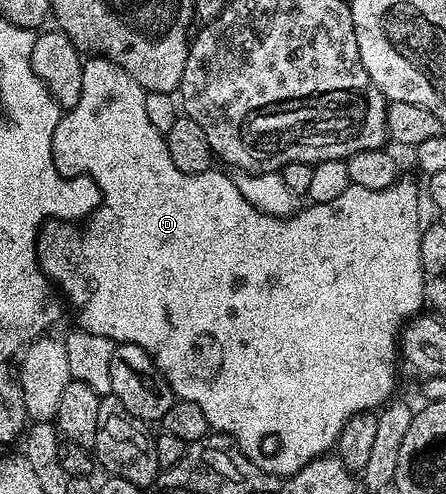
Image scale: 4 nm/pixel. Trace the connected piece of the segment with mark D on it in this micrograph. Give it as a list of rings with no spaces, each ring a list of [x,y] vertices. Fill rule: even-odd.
[[[89,57],[84,60],[83,93],[79,93],[78,103],[70,111],[62,114],[59,125],[55,129],[55,133],[53,134],[53,160],[55,161],[55,169],[61,175],[66,177],[88,175],[89,178],[93,179],[95,185],[99,185],[99,189],[101,190],[101,204],[88,219],[84,220],[82,227],[85,228],[82,231],[77,228],[80,226],[70,225],[65,221],[46,222],[37,236],[37,262],[40,263],[42,271],[59,288],[60,294],[64,296],[67,303],[67,298],[69,298],[70,305],[77,310],[77,319],[81,322],[78,323],[80,330],[90,331],[99,337],[107,337],[113,340],[114,344],[134,343],[135,345],[139,345],[139,349],[143,349],[152,357],[154,365],[159,369],[159,373],[163,373],[167,385],[171,385],[174,396],[183,401],[191,401],[191,405],[199,405],[199,409],[203,409],[203,417],[207,417],[209,426],[214,432],[230,435],[237,442],[237,447],[242,453],[252,463],[259,465],[259,469],[263,469],[267,473],[278,477],[288,477],[299,469],[306,467],[313,460],[328,456],[336,448],[337,439],[343,433],[343,429],[352,415],[376,412],[394,398],[393,390],[397,387],[396,360],[398,361],[399,359],[399,332],[410,319],[414,318],[424,308],[421,306],[425,303],[425,282],[427,282],[427,276],[423,269],[423,261],[419,261],[419,241],[421,240],[423,222],[421,223],[421,203],[417,200],[417,187],[411,180],[405,179],[405,177],[398,178],[397,182],[387,189],[363,189],[362,187],[350,185],[343,193],[339,194],[339,197],[332,198],[331,201],[326,201],[323,204],[310,202],[306,205],[307,207],[302,206],[288,217],[264,215],[262,211],[255,209],[255,205],[251,205],[245,200],[243,193],[239,193],[232,174],[230,176],[224,175],[223,172],[217,171],[218,169],[210,169],[203,173],[188,175],[179,169],[175,169],[175,165],[171,161],[171,153],[167,153],[164,134],[159,129],[155,129],[155,125],[151,125],[150,119],[147,118],[147,109],[145,108],[146,94],[145,88],[137,84],[135,77],[128,75],[125,70],[119,65],[115,65],[111,60],[100,57]]]

